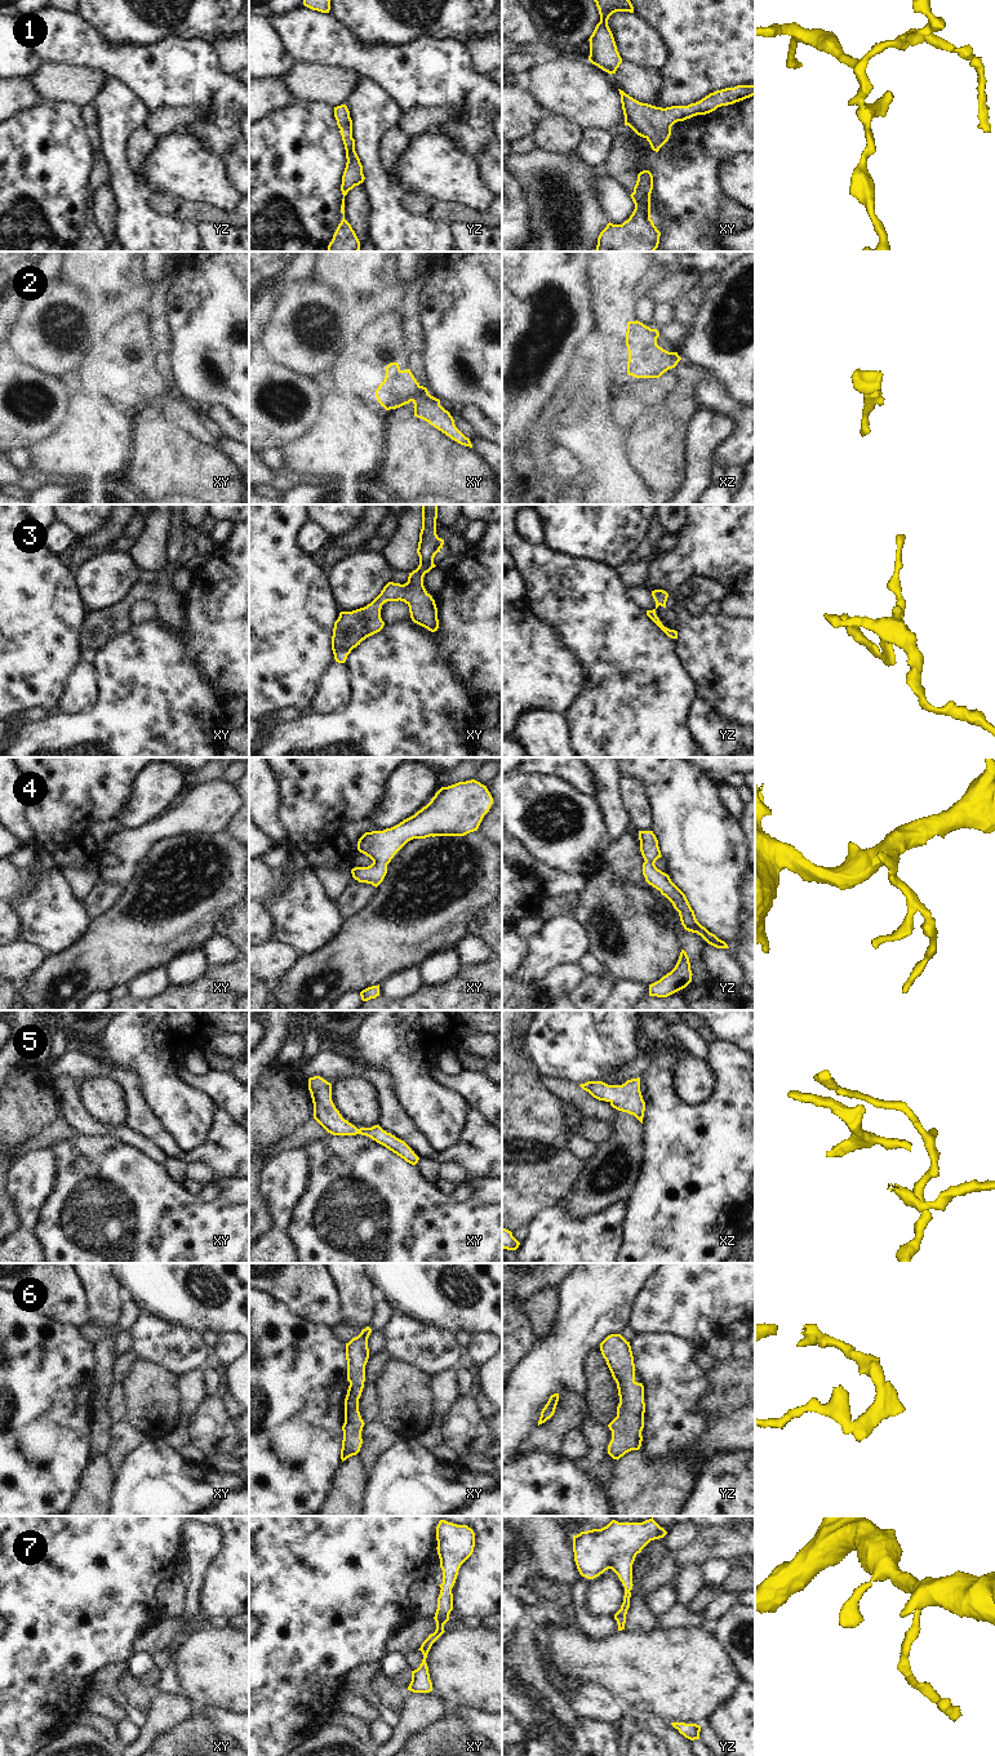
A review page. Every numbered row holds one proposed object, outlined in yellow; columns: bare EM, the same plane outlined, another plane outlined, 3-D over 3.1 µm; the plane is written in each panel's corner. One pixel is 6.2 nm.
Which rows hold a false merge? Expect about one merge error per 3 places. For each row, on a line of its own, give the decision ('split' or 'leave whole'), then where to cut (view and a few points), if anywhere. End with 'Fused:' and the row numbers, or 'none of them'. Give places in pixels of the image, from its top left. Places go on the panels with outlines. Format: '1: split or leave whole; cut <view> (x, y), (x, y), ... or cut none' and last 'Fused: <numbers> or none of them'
1: leave whole; cut none
2: leave whole; cut none
3: leave whole; cut none
4: leave whole; cut none
5: leave whole; cut none
6: leave whole; cut none
7: leave whole; cut none
Fused: none of them

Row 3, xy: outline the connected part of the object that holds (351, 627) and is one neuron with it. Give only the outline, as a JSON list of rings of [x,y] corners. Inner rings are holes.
[[[422,504],[422,529],[417,548],[419,565],[409,573],[407,583],[388,582],[367,606],[339,613],[332,636],[332,650],[336,662],[345,663],[354,648],[383,628],[385,622],[381,618],[381,609],[387,601],[404,601],[409,606],[410,618],[414,623],[431,632],[437,631],[437,608],[423,586],[423,577],[436,566],[434,557],[444,544],[444,539],[436,534],[436,519],[437,504]]]

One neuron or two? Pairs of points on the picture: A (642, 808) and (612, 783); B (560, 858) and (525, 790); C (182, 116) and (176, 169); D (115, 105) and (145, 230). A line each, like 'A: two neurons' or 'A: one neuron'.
A: two neurons
B: one neuron
C: two neurons
D: one neuron

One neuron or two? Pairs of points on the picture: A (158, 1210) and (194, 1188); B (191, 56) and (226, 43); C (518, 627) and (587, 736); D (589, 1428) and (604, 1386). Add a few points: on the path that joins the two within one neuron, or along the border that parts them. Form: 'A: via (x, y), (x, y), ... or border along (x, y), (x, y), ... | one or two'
A: border along (181, 1185), (194, 1197) | two
B: border along (212, 44), (218, 67), (225, 72), (231, 72) | two
C: border along (586, 680), (582, 690), (563, 714) | two
D: border along (587, 1414), (607, 1426) | two

